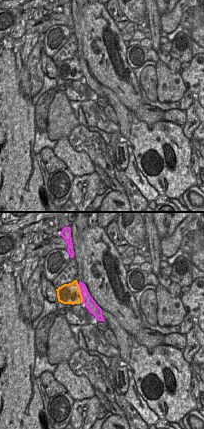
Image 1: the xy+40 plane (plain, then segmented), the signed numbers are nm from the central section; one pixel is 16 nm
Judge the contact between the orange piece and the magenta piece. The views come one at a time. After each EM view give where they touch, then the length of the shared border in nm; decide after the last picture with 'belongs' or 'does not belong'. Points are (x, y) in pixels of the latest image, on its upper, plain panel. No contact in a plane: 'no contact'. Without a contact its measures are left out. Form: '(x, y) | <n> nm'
(80, 69) | 300 nm

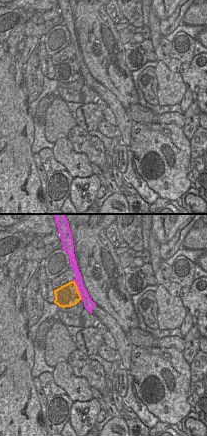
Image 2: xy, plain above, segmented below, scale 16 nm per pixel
(78, 66) | 340 nm

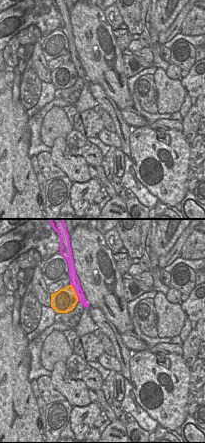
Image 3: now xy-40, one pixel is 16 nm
(75, 68) | 300 nm

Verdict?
does not belong

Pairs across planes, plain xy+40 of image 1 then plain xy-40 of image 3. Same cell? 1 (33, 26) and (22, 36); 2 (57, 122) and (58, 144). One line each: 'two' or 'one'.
1: one
2: two

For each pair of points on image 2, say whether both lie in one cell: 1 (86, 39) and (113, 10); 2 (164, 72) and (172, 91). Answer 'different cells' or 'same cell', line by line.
1: different cells
2: same cell

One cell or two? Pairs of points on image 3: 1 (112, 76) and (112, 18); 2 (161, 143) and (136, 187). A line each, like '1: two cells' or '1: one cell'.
1: two cells
2: two cells

